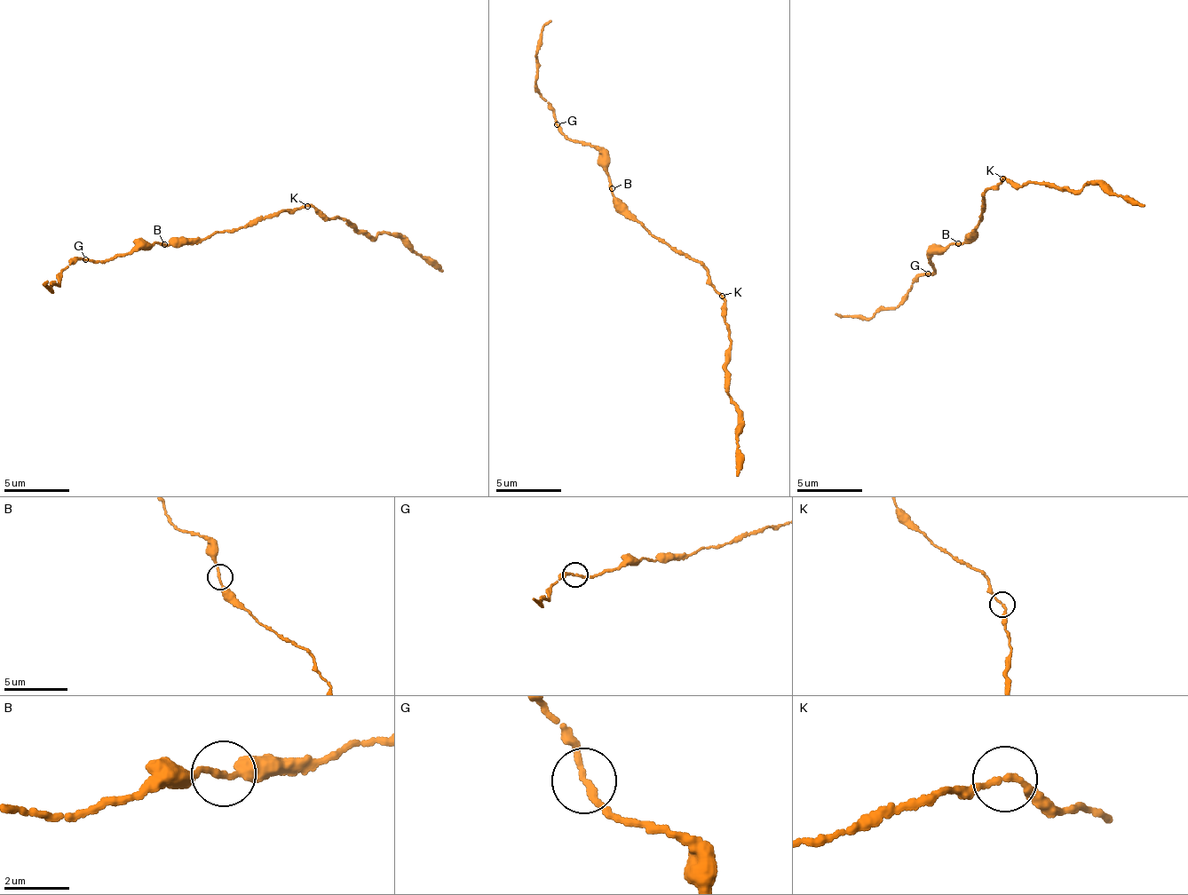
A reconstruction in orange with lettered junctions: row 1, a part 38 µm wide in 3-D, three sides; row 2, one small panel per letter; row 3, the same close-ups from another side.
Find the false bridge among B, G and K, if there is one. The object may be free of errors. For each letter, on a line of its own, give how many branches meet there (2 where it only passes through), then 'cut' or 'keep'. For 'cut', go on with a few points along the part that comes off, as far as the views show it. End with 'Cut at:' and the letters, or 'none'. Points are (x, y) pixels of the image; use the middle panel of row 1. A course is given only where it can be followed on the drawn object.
B: 2 | keep
G: 2 | keep
K: 2 | keep
Cut at: none

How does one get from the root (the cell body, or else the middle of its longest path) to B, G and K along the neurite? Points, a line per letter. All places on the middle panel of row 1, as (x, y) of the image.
B: (669, 245), (660, 241), (642, 226), (642, 223), (612, 194), (612, 188)
G: (669, 245), (660, 241), (612, 194), (609, 172), (600, 162), (600, 152), (591, 146), (575, 143), (557, 124)
K: (669, 245), (703, 265), (708, 271), (708, 284), (723, 297)

